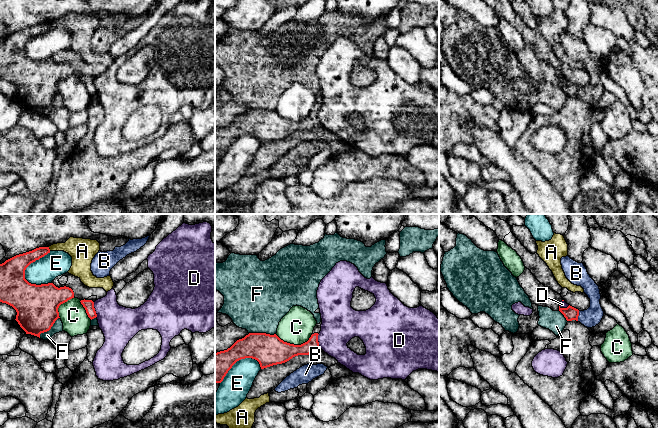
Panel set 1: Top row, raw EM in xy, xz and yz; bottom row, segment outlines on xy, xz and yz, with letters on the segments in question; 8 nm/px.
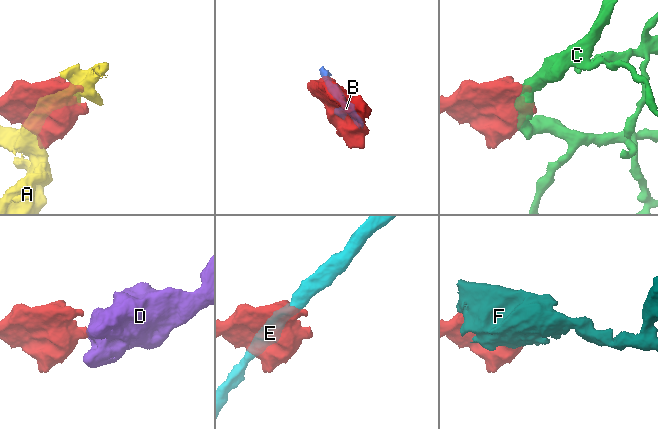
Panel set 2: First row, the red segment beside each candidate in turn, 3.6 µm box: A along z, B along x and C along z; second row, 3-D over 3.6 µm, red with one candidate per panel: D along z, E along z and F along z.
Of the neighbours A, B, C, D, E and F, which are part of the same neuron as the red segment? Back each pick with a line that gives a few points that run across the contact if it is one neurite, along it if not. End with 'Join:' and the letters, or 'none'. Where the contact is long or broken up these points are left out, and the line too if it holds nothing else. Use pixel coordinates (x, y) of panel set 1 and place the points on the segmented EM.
Join: none

